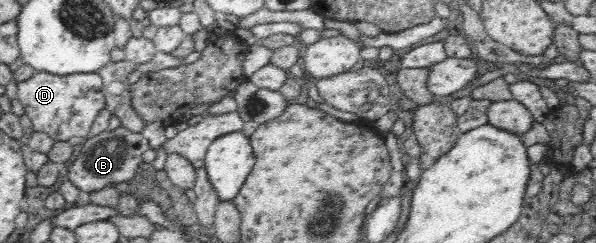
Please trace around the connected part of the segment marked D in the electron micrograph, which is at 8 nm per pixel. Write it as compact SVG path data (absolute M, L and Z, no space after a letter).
M36 72L30 79L16 84L17 99L34 124L34 130L44 133L54 142L71 142L74 137L88 139L96 117L106 108L103 81L98 72L63 76Z

